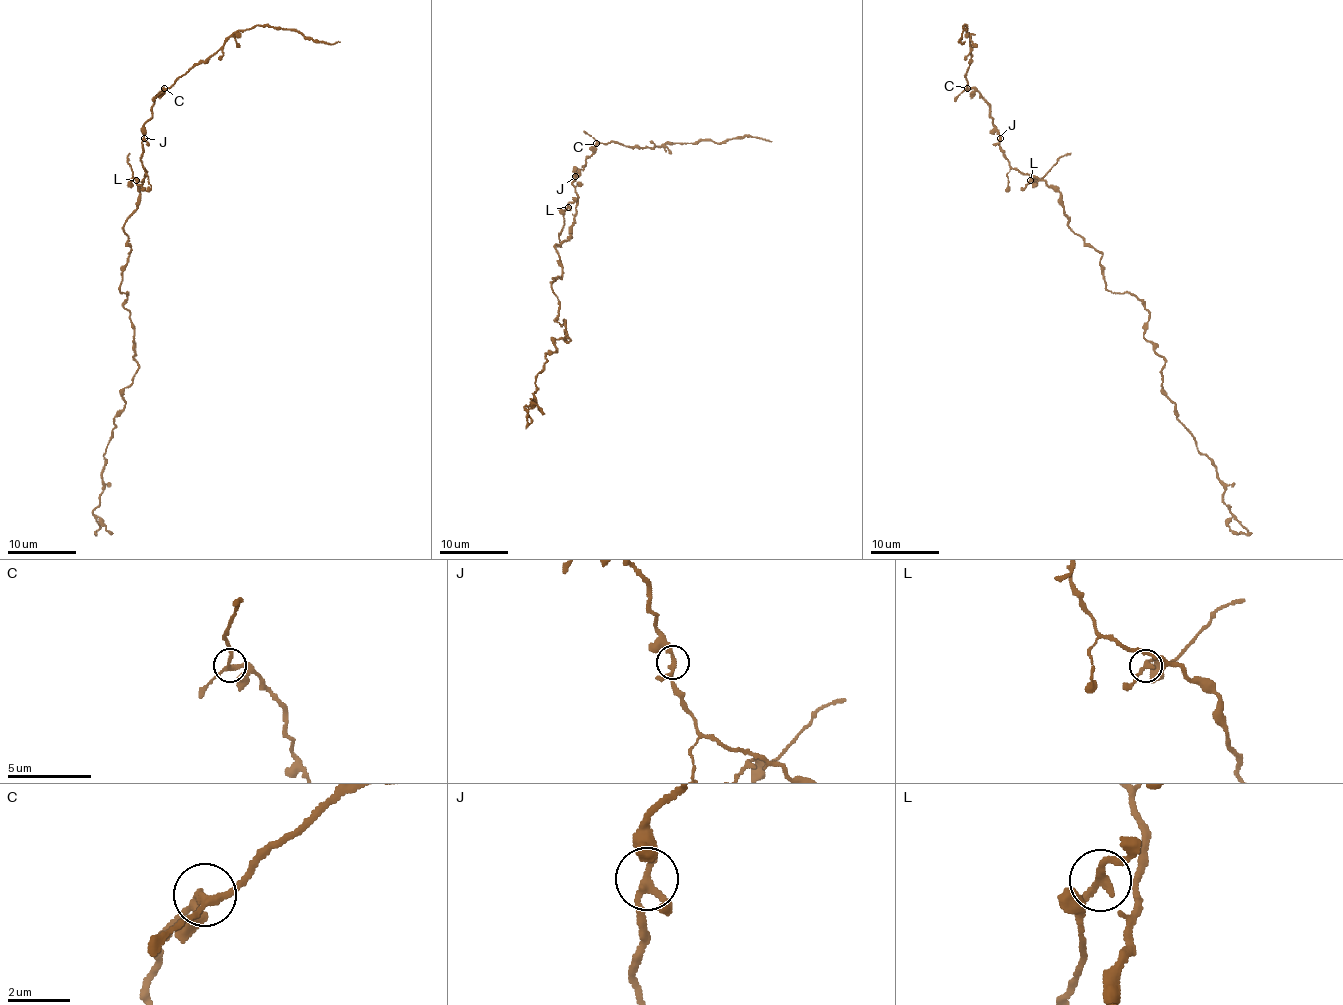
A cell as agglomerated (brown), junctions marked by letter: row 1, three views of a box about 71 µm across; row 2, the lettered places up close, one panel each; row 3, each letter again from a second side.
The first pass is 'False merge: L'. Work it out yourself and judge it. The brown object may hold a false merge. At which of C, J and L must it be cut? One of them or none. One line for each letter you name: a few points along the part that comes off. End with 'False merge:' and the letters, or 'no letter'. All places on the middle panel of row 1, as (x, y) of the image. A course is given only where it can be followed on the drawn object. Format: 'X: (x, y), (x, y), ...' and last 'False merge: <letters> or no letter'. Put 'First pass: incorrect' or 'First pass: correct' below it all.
L: (568, 207), (563, 217), (561, 247)
False merge: L
First pass: correct

